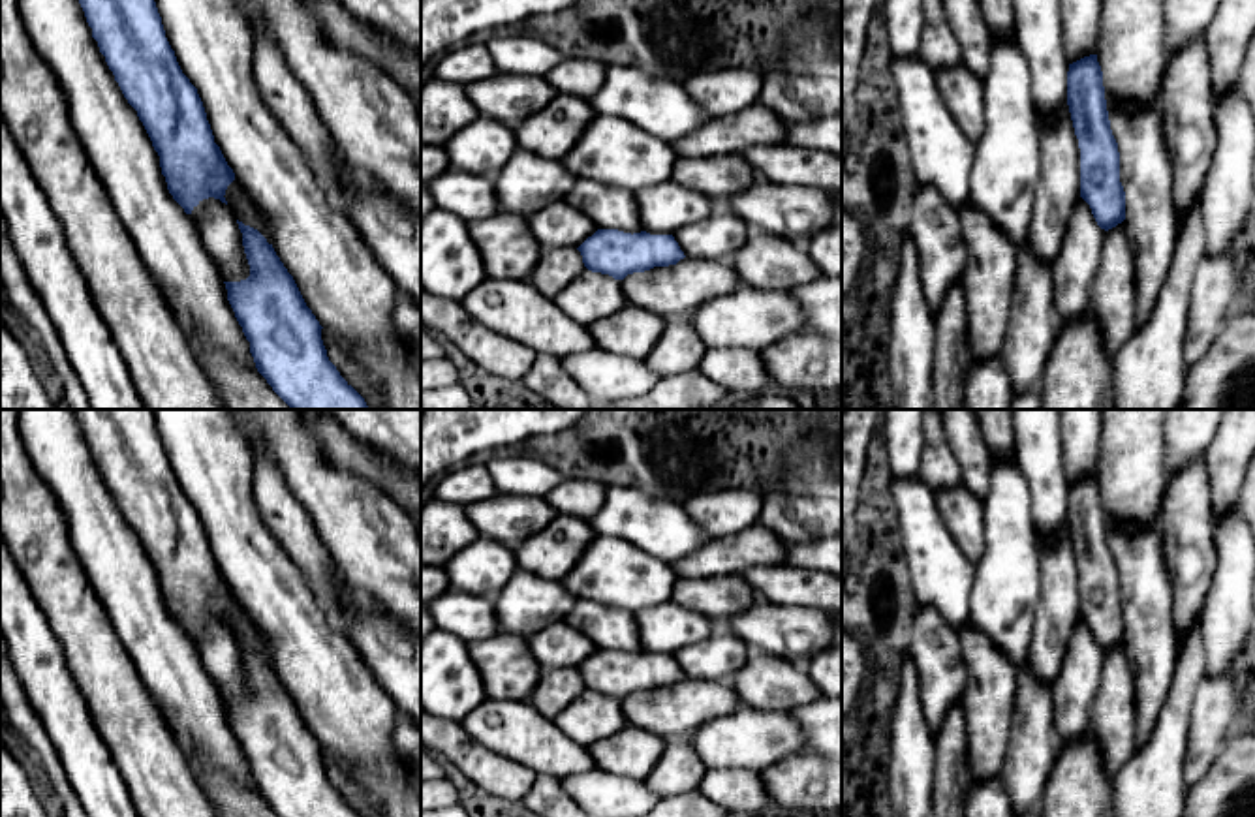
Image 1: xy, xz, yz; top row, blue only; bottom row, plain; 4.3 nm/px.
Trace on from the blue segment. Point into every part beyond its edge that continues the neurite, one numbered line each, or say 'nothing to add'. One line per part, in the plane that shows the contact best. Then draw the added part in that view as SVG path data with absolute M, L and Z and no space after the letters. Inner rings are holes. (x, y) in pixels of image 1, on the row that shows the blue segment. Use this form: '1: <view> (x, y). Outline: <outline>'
nothing to add

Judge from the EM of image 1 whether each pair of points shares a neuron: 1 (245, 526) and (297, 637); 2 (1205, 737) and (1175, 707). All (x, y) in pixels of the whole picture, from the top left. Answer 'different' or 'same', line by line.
1: same
2: different

